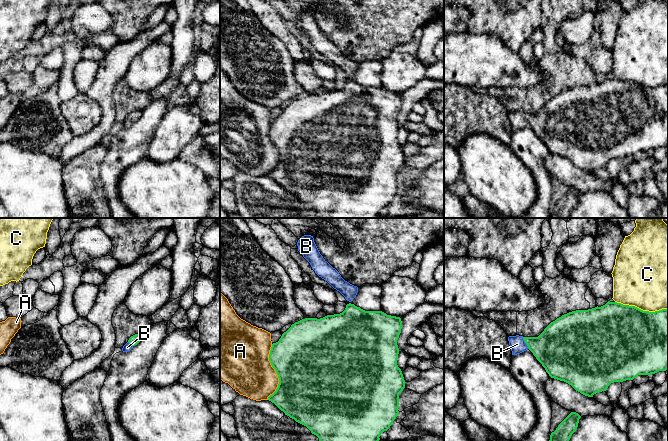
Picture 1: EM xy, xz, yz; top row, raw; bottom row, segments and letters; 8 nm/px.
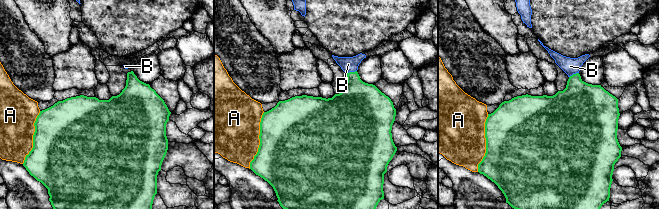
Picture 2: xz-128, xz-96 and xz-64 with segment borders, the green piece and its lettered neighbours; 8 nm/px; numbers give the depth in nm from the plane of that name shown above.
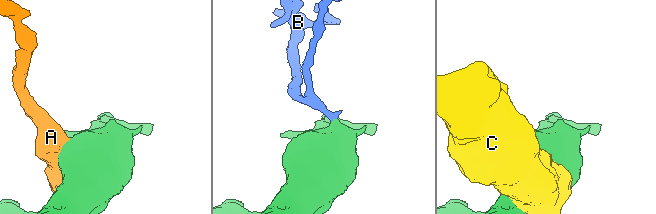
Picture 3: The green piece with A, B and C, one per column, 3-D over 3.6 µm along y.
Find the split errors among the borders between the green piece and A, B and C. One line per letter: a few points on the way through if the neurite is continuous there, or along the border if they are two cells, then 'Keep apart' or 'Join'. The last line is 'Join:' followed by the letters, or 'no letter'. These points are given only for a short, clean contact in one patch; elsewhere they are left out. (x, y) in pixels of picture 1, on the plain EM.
A: Keep apart
B: Path across: yz (555, 124), (542, 123), (525, 118), (517, 120). Join
C: Keep apart
Join: B

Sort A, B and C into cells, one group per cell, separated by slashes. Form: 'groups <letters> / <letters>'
groups A / B / C

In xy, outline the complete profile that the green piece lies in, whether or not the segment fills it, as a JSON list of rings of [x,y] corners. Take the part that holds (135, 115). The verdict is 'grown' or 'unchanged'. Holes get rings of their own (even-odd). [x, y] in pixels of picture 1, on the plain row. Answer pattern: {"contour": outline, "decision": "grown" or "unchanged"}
{"contour": [[[135,110],[131,112],[128,118],[123,122],[122,127],[128,128],[130,127],[135,121],[137,121],[142,115],[142,110]]], "decision": "grown"}

